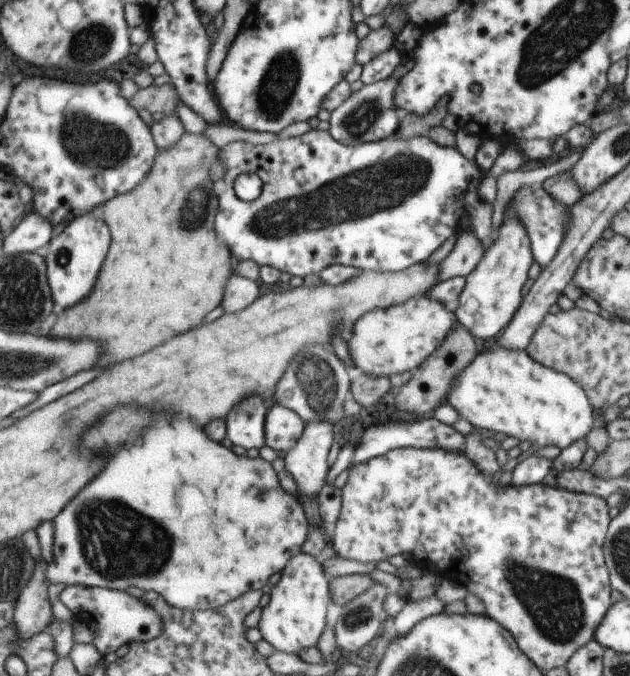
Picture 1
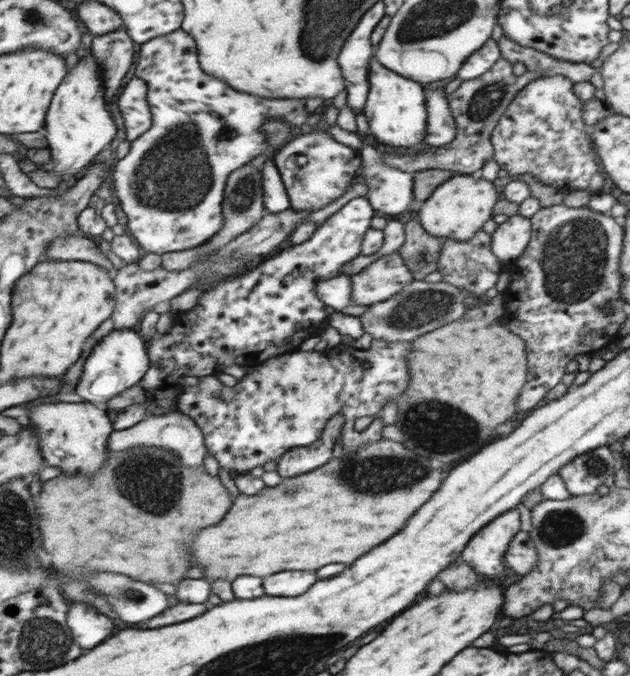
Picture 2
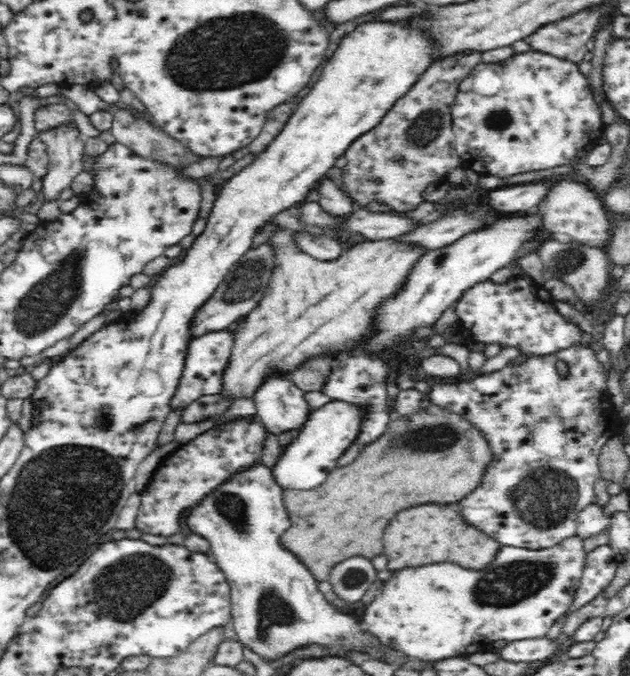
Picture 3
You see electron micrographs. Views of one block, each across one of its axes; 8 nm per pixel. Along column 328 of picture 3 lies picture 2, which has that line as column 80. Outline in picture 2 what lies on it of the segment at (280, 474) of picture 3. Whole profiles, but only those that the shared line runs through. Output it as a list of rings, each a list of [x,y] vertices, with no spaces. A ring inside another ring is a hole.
[[[55,402],[39,404],[29,412],[30,424],[36,426],[36,434],[40,438],[40,449],[47,466],[59,466],[67,474],[95,474],[105,460],[111,456],[108,442],[115,431],[114,421],[108,412],[95,403]],[[109,452],[109,456],[107,456]]]

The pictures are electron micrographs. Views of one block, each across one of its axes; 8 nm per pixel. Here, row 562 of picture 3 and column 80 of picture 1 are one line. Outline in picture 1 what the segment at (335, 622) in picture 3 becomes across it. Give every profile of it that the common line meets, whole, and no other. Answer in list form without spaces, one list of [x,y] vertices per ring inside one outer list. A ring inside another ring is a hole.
[[[94,212],[77,217],[52,238],[46,256],[46,273],[53,298],[59,306],[71,308],[93,292],[111,246],[112,230],[103,216],[99,218]]]

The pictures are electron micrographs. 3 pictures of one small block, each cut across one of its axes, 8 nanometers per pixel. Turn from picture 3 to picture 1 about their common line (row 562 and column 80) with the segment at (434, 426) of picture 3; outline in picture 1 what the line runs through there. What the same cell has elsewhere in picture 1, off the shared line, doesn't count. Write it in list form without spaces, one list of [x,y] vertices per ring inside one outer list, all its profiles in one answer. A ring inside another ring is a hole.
[[[185,131],[180,141],[176,142],[171,148],[159,150],[153,168],[148,172],[145,180],[140,182],[139,186],[136,186],[131,192],[117,195],[104,204],[102,214],[105,222],[112,230],[112,246],[100,272],[101,282],[98,280],[96,284],[97,294],[93,294],[93,298],[89,298],[89,302],[81,302],[81,304],[75,306],[73,310],[67,310],[67,312],[57,320],[55,332],[53,332],[53,328],[51,328],[49,335],[69,336],[69,338],[73,338],[73,340],[79,340],[79,338],[97,338],[97,340],[103,342],[101,364],[113,364],[113,362],[123,362],[123,360],[141,356],[141,354],[153,350],[155,346],[171,340],[173,336],[179,336],[179,334],[183,334],[185,330],[191,330],[191,328],[199,326],[199,322],[203,320],[203,316],[209,314],[209,312],[219,304],[225,281],[231,272],[231,260],[229,258],[231,252],[225,245],[221,245],[221,242],[218,241],[215,229],[218,198],[215,198],[215,194],[213,194],[213,182],[207,178],[209,166],[214,163],[213,160],[215,160],[215,154],[218,153],[218,150],[219,148],[209,139],[205,140],[205,138],[199,136],[199,134]]]

